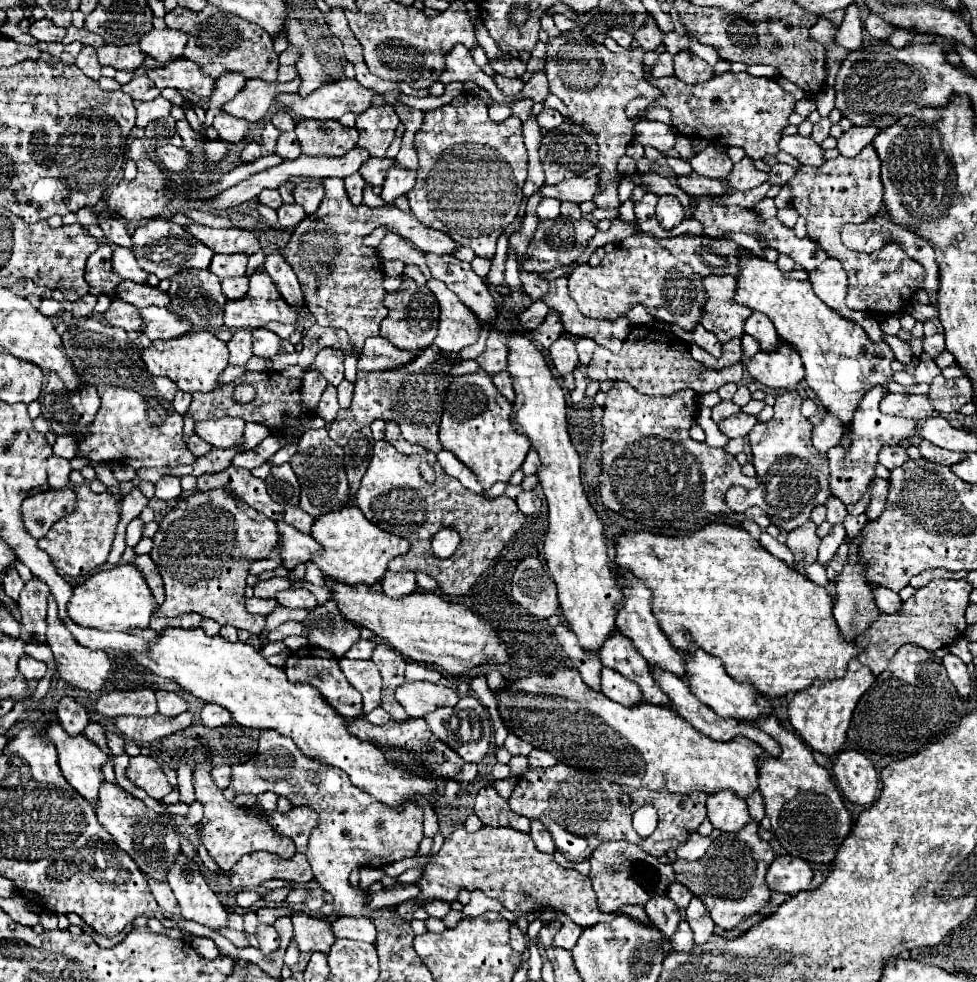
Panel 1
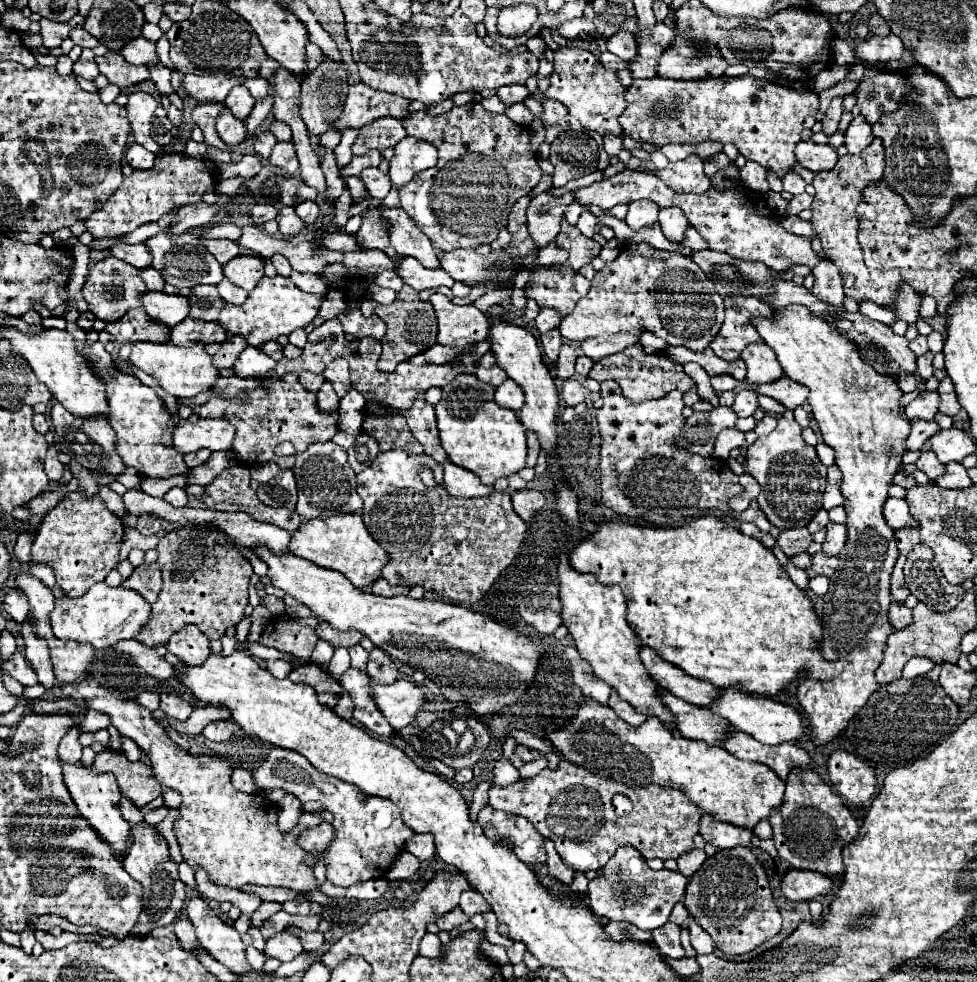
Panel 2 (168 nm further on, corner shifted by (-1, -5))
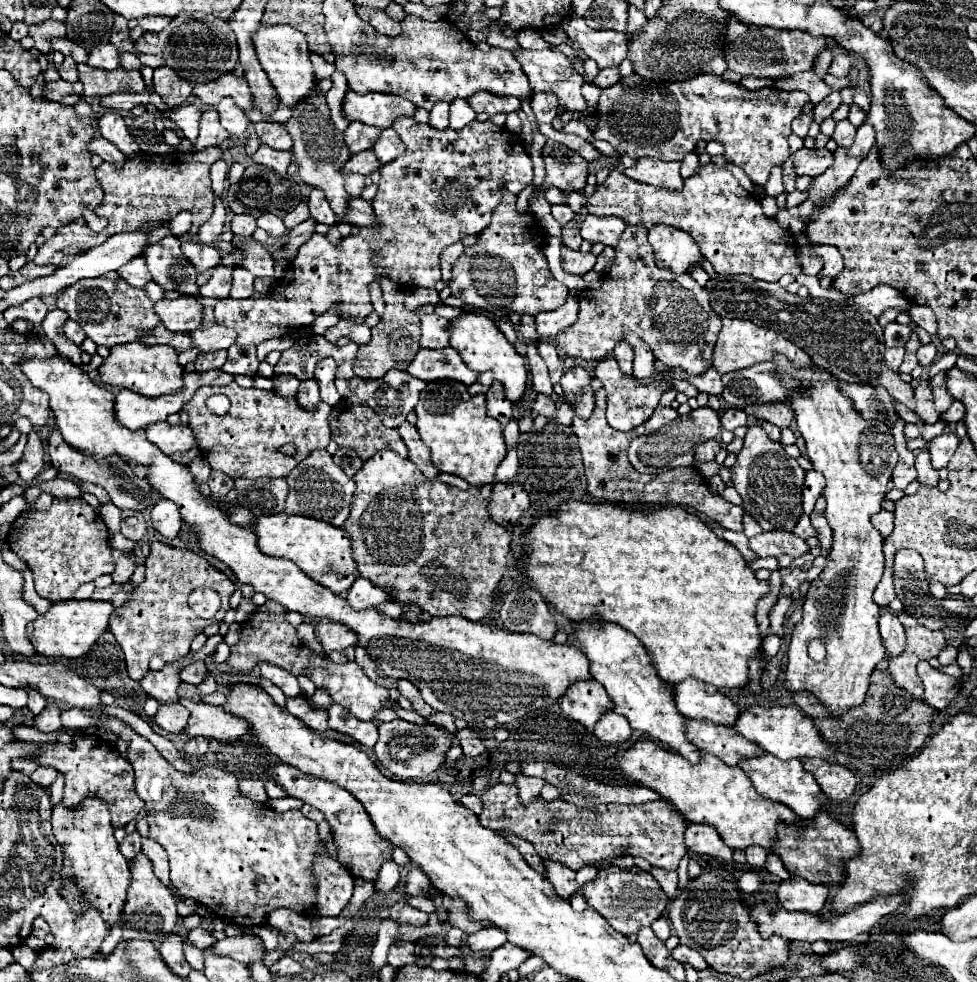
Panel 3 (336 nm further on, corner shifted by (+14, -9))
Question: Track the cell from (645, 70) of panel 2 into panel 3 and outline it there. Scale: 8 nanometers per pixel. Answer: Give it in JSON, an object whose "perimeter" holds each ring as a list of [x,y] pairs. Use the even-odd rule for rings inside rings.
{"perimeter":[[[618,66],[604,68],[604,70],[600,70],[598,76],[594,78],[594,84],[602,86],[602,88],[608,88],[608,86],[612,86],[612,84],[616,84],[616,82],[620,82],[620,70],[618,70]]]}

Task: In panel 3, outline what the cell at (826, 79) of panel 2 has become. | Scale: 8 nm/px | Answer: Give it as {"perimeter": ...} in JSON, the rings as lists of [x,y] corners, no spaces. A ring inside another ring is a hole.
{"perimeter":[[[836,54],[828,72],[834,76],[848,76],[852,68],[852,56],[850,54]]]}

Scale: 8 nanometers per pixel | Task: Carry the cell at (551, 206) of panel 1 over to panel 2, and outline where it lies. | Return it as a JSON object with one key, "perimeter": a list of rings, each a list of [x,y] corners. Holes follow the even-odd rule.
{"perimeter":[[[569,192],[569,198],[565,196],[551,196],[551,194],[539,194],[531,200],[527,218],[529,218],[529,234],[537,242],[537,246],[547,246],[555,240],[559,234],[559,222],[563,218],[563,212],[571,200],[575,200],[575,192]]]}

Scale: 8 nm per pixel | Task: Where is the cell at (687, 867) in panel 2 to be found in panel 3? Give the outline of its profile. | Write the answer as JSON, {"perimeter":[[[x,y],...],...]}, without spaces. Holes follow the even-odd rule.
{"perimeter":[[[652,868],[650,870],[652,874],[654,874],[654,878],[662,884],[662,890],[670,896],[670,898],[676,898],[676,894],[678,894],[678,872],[674,870],[662,870],[662,868]]]}

